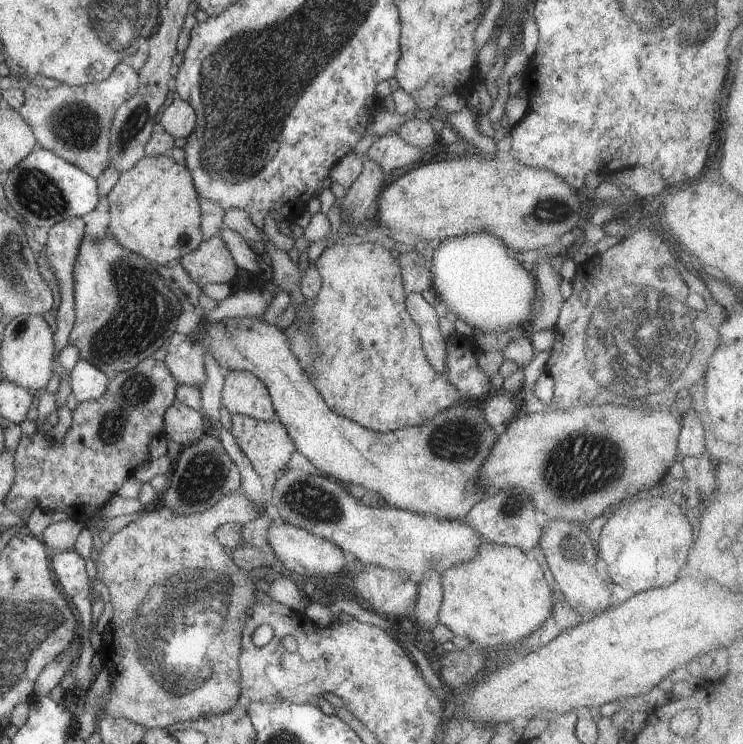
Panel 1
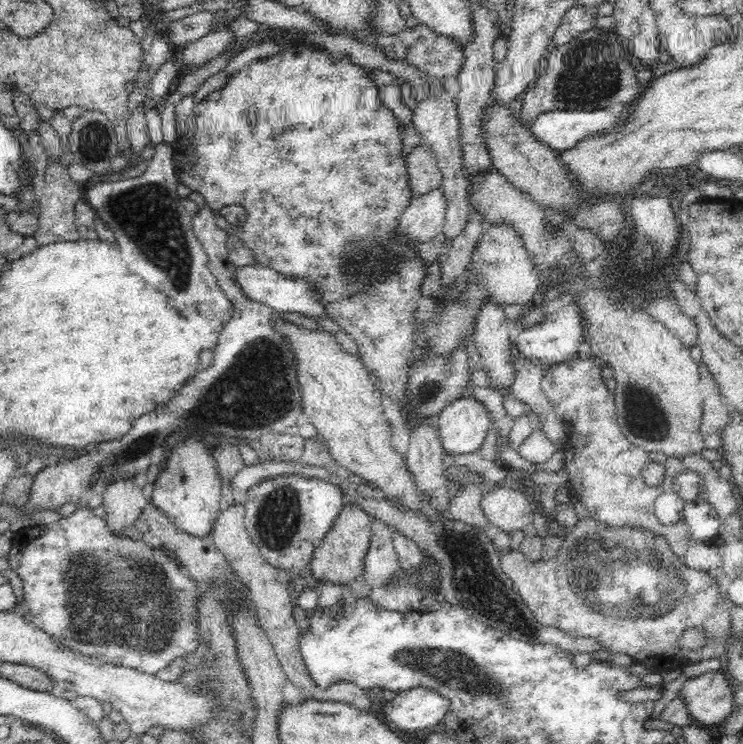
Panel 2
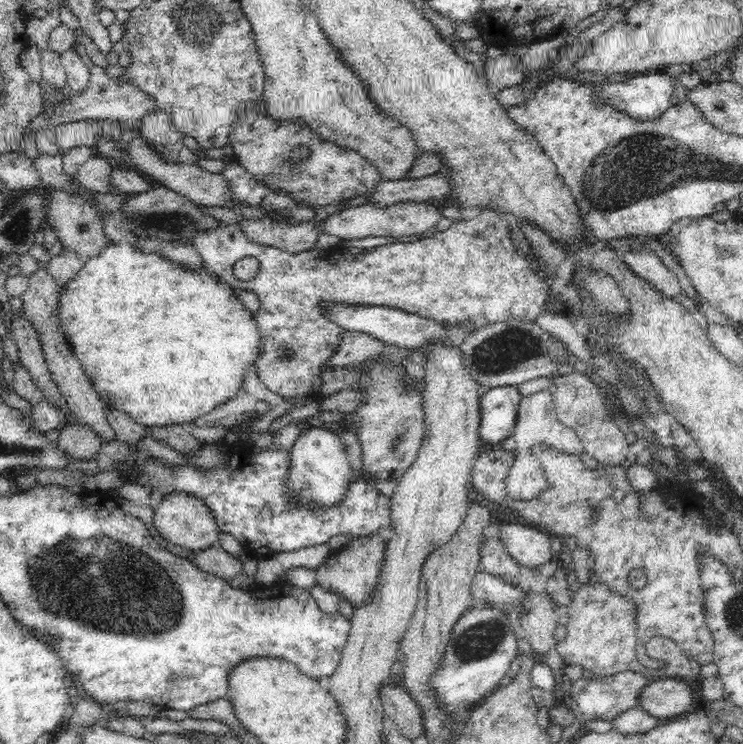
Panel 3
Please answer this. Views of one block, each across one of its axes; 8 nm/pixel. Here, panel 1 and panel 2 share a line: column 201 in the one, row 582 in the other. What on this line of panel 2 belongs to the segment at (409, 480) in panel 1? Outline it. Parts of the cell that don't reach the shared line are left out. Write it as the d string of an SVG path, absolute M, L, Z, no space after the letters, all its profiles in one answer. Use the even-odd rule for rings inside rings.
M347 502L332 529L326 534L312 556L307 570L311 576L317 581L336 585L346 585L350 580L358 578L362 572L362 566L364 566L365 556L368 554L373 522L374 519L360 509L358 505Z

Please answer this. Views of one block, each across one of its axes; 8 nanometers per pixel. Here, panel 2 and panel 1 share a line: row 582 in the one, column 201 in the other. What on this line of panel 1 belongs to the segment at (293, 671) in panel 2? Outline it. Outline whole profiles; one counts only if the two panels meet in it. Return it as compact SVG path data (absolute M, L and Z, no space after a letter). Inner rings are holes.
M219 235L202 240L196 250L180 259L179 264L201 288L206 284L232 282L239 274L232 254Z

